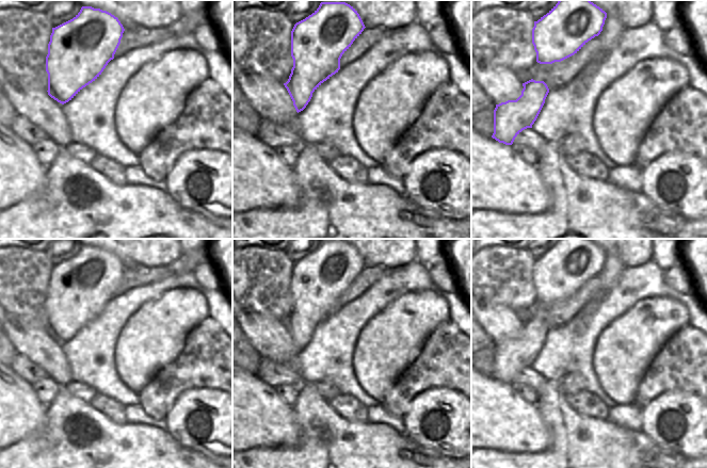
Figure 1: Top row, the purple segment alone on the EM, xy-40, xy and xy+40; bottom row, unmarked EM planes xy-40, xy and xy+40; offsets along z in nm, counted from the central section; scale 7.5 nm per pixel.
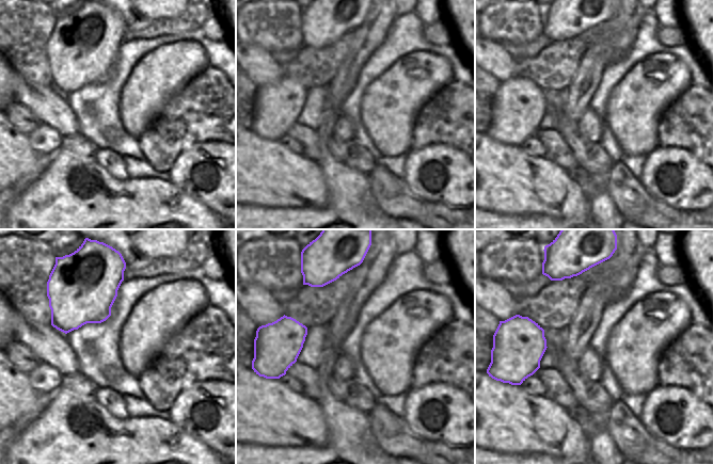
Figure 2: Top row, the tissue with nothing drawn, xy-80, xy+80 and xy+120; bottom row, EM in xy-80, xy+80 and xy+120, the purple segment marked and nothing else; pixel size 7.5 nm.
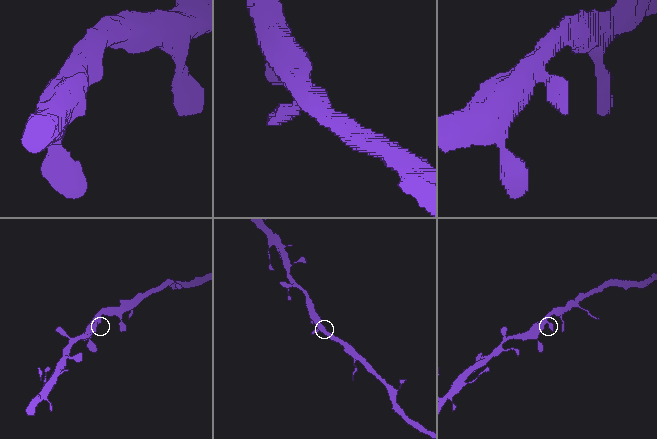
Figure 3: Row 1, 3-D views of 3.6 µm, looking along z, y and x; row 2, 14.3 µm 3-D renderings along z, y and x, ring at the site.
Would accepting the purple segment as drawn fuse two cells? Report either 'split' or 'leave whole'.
leave whole

